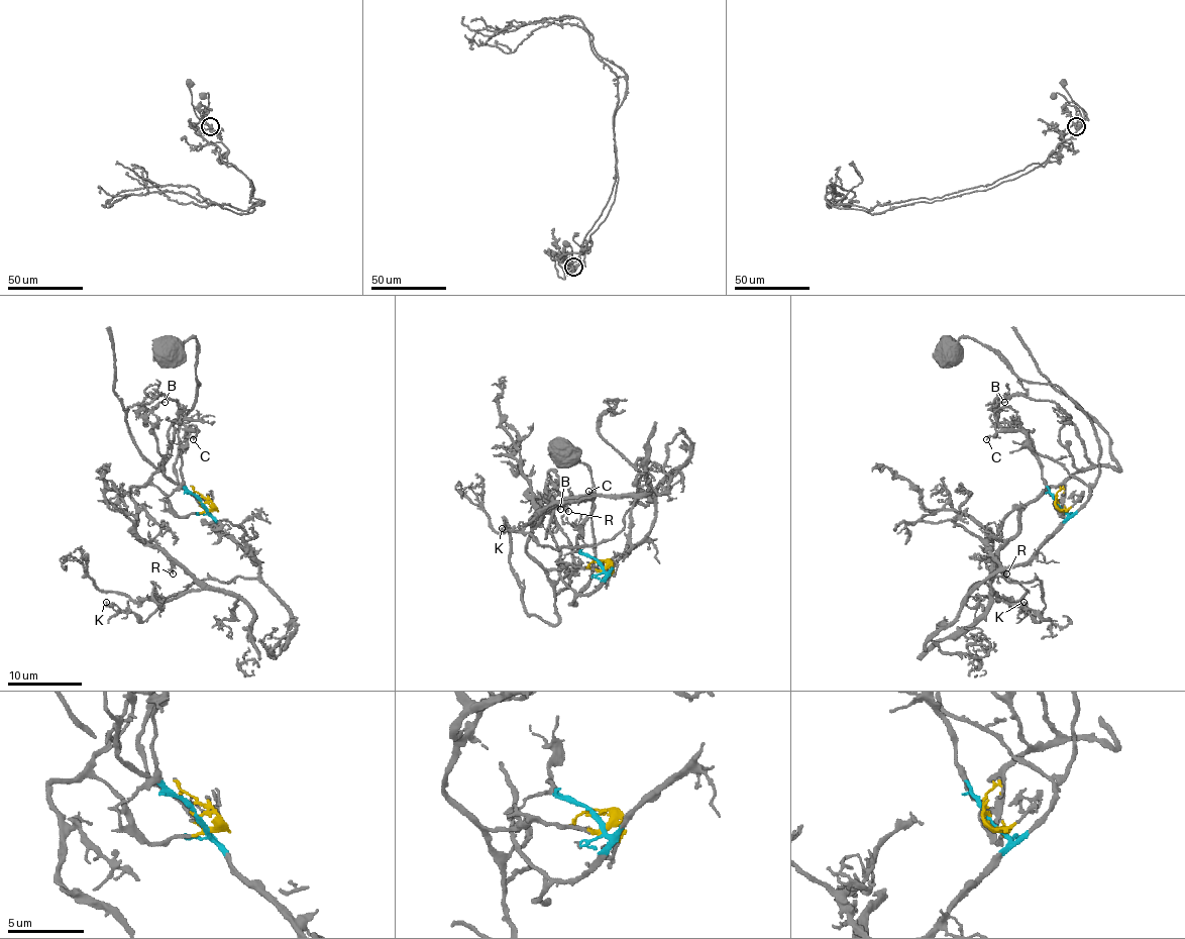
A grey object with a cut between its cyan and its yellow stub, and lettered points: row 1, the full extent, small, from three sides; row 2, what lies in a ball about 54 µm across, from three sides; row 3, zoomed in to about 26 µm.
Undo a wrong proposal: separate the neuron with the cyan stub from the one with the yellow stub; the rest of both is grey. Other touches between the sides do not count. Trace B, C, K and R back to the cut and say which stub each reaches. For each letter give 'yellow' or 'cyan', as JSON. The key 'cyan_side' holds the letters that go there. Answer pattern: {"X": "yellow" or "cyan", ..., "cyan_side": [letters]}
{"B": "cyan", "C": "cyan", "K": "cyan", "R": "yellow", "cyan_side": ["B", "C", "K"]}

